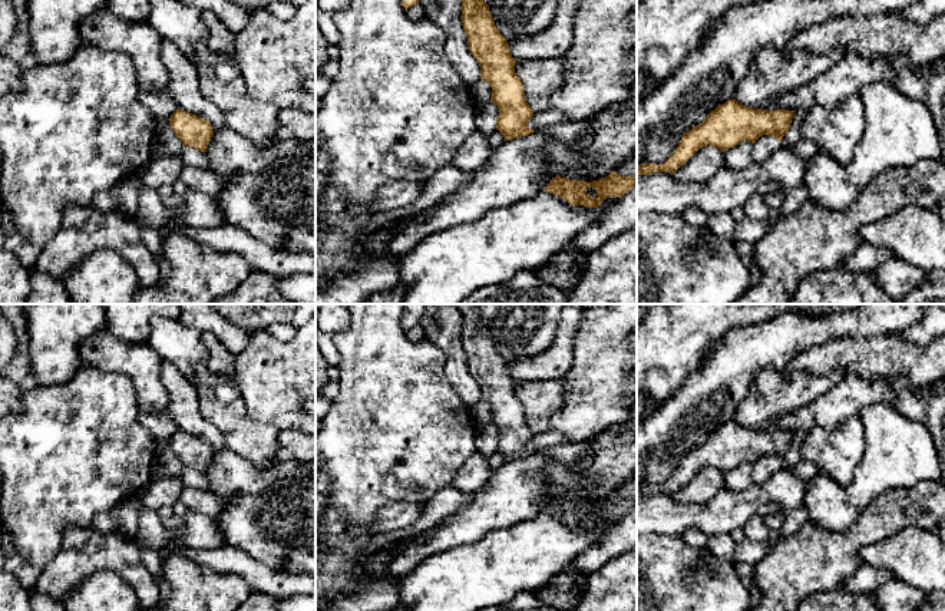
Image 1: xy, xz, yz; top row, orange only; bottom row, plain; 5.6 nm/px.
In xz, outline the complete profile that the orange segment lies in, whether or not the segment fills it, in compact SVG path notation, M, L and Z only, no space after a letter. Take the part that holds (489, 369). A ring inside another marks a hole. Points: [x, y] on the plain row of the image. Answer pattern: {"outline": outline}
{"outline": "M455 304L462 314L462 347L467 357L467 367L473 379L480 387L480 400L492 409L490 423L498 427L499 436L496 450L503 456L505 462L528 458L533 452L528 447L533 433L529 429L521 400L515 394L515 380L509 373L506 360L496 350L486 326L478 314L475 304Z"}

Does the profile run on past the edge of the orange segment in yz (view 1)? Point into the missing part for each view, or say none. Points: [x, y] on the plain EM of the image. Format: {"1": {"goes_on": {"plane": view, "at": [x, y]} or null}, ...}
{"1": {"goes_on": null}}

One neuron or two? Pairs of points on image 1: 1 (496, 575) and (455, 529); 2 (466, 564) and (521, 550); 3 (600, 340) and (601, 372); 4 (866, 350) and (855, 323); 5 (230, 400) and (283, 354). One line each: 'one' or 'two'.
1: two
2: one
3: one
4: two
5: two

